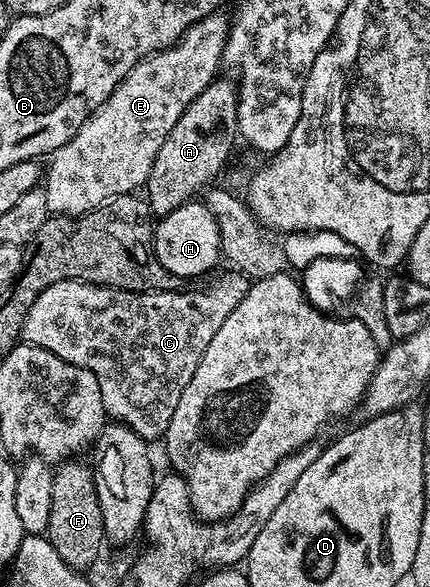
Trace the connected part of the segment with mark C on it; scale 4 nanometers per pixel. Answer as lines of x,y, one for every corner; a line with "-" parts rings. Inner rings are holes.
234,268
226,272
228,274
209,283
204,290
180,288
134,294
132,290
114,290
94,286
92,282
49,284
29,307
21,338
28,346
40,346
53,352
53,356
61,356
61,360
69,360
69,364
77,364
77,368
93,372
97,384
101,384
101,400
107,418
123,423
151,444
154,438
162,439
166,435
169,420
173,420
173,412
177,412
181,392
185,392
185,384
193,380
193,372
197,372
197,364
201,364
209,340
217,336
217,328
225,324
229,312
247,295
247,275

